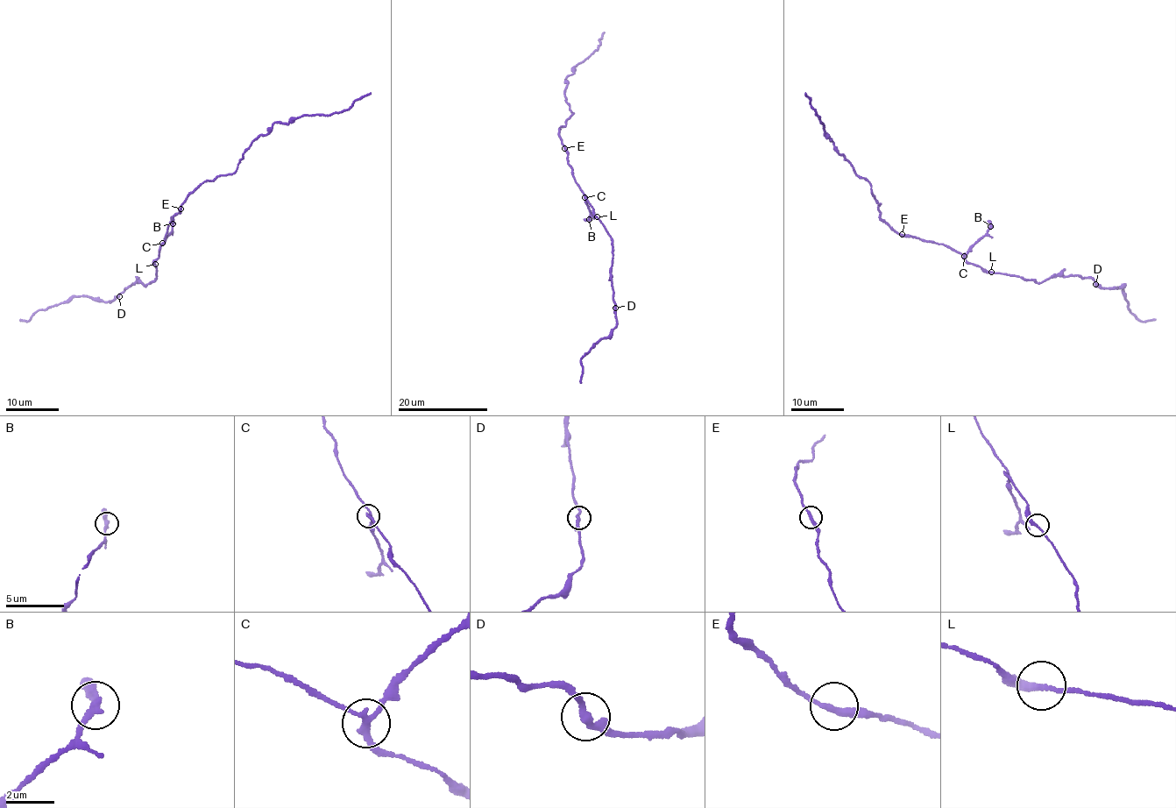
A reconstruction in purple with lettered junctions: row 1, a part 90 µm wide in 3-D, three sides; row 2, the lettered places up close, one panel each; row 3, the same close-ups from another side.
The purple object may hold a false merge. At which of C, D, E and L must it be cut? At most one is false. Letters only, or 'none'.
C

